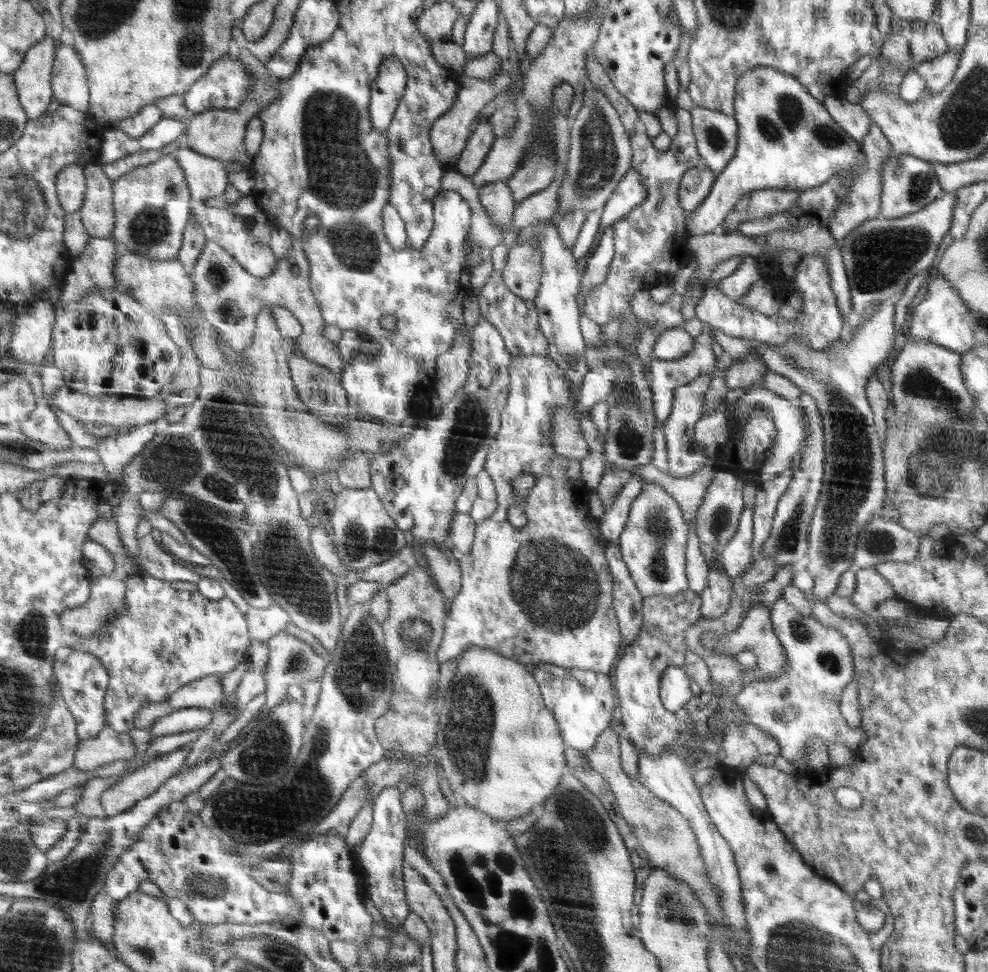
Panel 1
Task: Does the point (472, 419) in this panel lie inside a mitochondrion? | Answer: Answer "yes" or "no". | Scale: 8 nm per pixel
yes

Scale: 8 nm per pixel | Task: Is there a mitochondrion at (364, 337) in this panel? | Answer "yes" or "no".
no

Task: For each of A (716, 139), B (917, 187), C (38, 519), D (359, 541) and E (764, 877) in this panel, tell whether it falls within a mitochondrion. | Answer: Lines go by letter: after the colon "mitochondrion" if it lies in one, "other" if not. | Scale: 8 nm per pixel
A: mitochondrion
B: mitochondrion
C: other
D: mitochondrion
E: other

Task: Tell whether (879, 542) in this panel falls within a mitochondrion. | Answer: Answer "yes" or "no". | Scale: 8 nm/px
yes

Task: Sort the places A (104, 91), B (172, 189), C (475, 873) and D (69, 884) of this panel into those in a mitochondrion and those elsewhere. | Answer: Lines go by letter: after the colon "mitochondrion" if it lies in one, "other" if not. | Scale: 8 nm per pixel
A: other
B: mitochondrion
C: mitochondrion
D: mitochondrion

